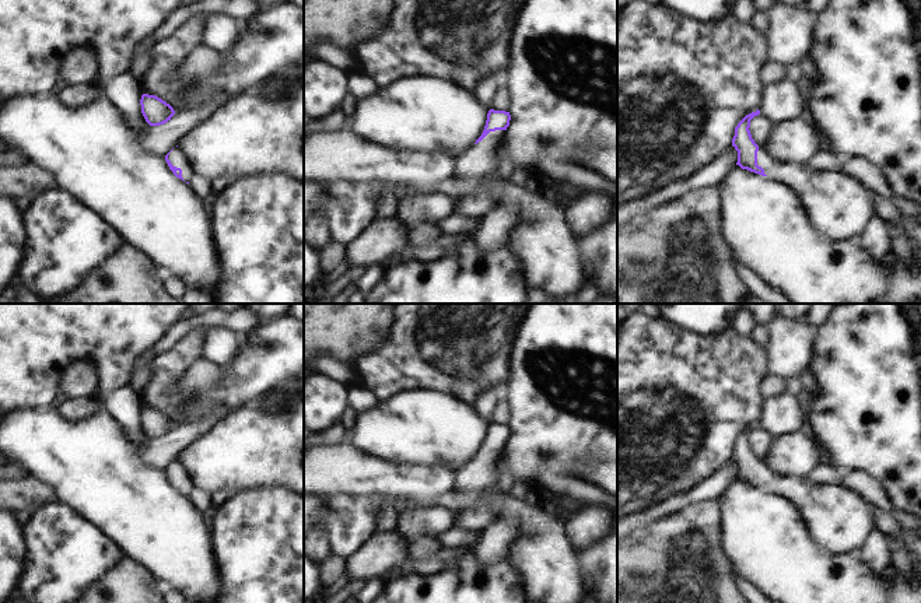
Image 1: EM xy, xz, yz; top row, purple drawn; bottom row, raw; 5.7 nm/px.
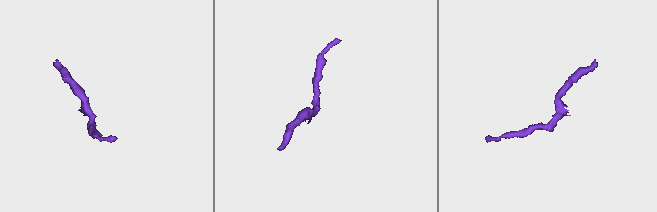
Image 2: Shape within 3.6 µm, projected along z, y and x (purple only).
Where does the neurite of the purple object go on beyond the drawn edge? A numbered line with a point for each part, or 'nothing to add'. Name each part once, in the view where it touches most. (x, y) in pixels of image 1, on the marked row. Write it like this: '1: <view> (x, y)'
1: xy (177, 157)

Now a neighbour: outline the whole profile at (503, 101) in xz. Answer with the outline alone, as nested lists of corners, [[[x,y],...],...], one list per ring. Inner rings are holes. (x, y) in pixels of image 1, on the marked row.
[[[501,70],[497,73],[497,92],[493,99],[490,108],[494,111],[505,111],[509,112],[512,109],[512,94],[508,85],[509,77],[507,70]]]

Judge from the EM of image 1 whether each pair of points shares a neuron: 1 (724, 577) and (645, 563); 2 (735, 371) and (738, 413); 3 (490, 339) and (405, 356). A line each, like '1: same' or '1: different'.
1: same
2: same
3: same

